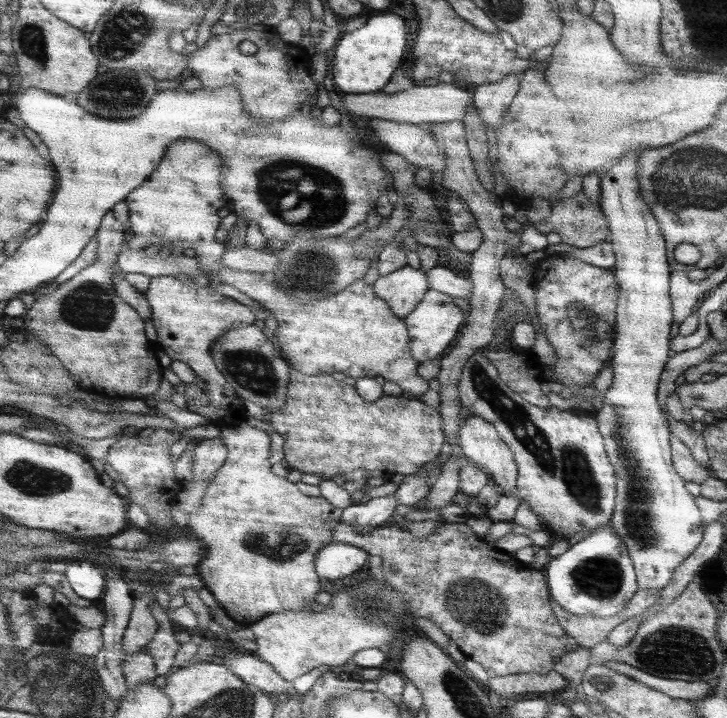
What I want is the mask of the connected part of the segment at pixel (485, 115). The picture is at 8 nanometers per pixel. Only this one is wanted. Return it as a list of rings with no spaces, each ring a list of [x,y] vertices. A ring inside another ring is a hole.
[[[517,72],[517,74],[505,76],[505,80],[499,80],[497,84],[477,86],[475,106],[477,106],[477,112],[481,116],[483,126],[487,130],[489,144],[493,144],[495,130],[499,128],[507,106],[513,102],[513,98],[519,90],[519,82],[521,82],[521,74]]]

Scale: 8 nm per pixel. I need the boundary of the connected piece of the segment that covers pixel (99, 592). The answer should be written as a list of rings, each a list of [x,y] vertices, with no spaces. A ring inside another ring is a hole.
[[[67,560],[67,562],[69,562],[69,570],[65,574],[67,574],[67,580],[71,582],[73,590],[81,598],[99,604],[99,600],[107,592],[107,582],[109,582],[109,580],[105,580],[103,572],[87,560]]]

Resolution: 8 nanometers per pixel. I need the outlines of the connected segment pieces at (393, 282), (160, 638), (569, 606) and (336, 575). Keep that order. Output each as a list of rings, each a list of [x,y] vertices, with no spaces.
[[[411,266],[387,276],[379,276],[379,280],[373,286],[377,296],[387,300],[393,312],[401,318],[407,318],[431,290],[429,274],[415,270]]]
[[[155,602],[153,606],[153,616],[157,616],[159,624],[161,624],[161,630],[159,634],[153,638],[153,642],[149,644],[151,648],[151,656],[155,658],[155,670],[159,676],[171,676],[175,672],[175,666],[173,666],[173,660],[175,660],[175,654],[179,650],[179,640],[175,638],[175,632],[173,632],[173,620],[167,612],[167,608],[163,606],[163,602]]]
[[[611,526],[591,532],[587,538],[573,544],[567,552],[553,558],[545,568],[549,598],[575,618],[609,618],[617,616],[631,596],[639,590],[635,568],[629,560],[629,550],[611,530]]]
[[[327,544],[317,554],[317,576],[325,580],[339,580],[369,566],[369,552],[353,544]]]

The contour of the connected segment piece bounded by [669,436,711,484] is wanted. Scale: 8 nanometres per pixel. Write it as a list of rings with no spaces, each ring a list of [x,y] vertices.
[[[675,436],[669,438],[669,444],[671,444],[671,464],[673,464],[673,470],[677,472],[677,476],[681,476],[685,482],[695,482],[695,484],[701,484],[705,478],[709,478],[709,464],[701,466],[689,452],[689,448],[679,442]]]

